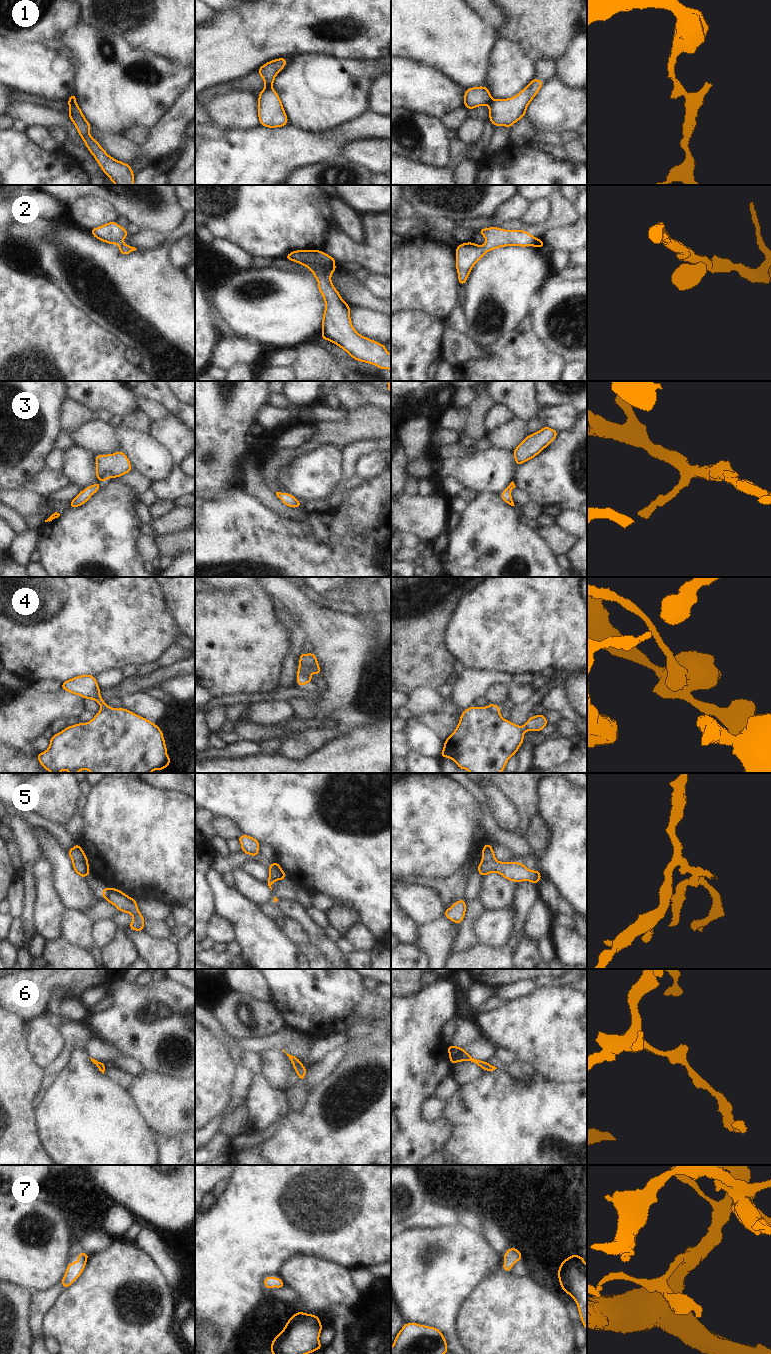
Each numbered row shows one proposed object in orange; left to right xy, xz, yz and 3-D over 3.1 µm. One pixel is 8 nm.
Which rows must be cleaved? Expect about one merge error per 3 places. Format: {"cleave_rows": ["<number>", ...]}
{"cleave_rows": ["1", "4", "5"]}

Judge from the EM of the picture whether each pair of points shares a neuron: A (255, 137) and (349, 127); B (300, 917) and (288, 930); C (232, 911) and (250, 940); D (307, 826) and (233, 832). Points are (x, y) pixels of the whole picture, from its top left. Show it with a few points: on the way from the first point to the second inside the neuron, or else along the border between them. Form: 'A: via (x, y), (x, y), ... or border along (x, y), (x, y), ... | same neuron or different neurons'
A: via (278, 143), (326, 143) | same neuron
B: border along (285, 916), (296, 920), (301, 925), (309, 941) | different neurons
C: via (239, 918), (250, 929), (250, 933) | same neuron
D: border along (221, 817), (230, 819), (236, 825), (240, 834) | different neurons

